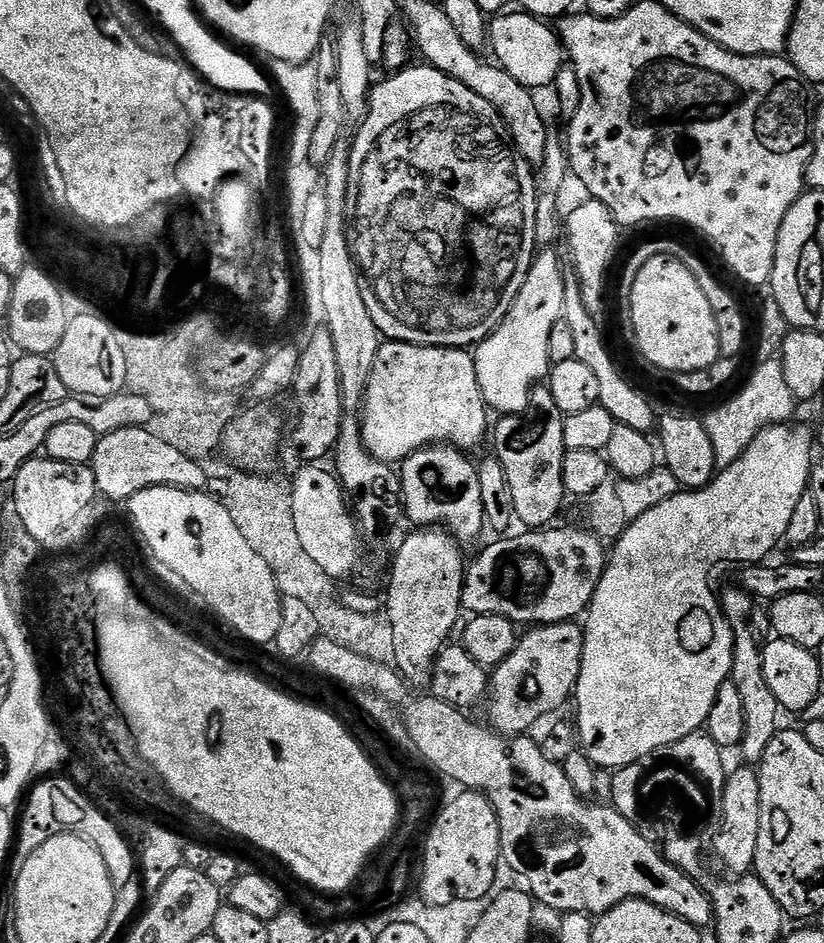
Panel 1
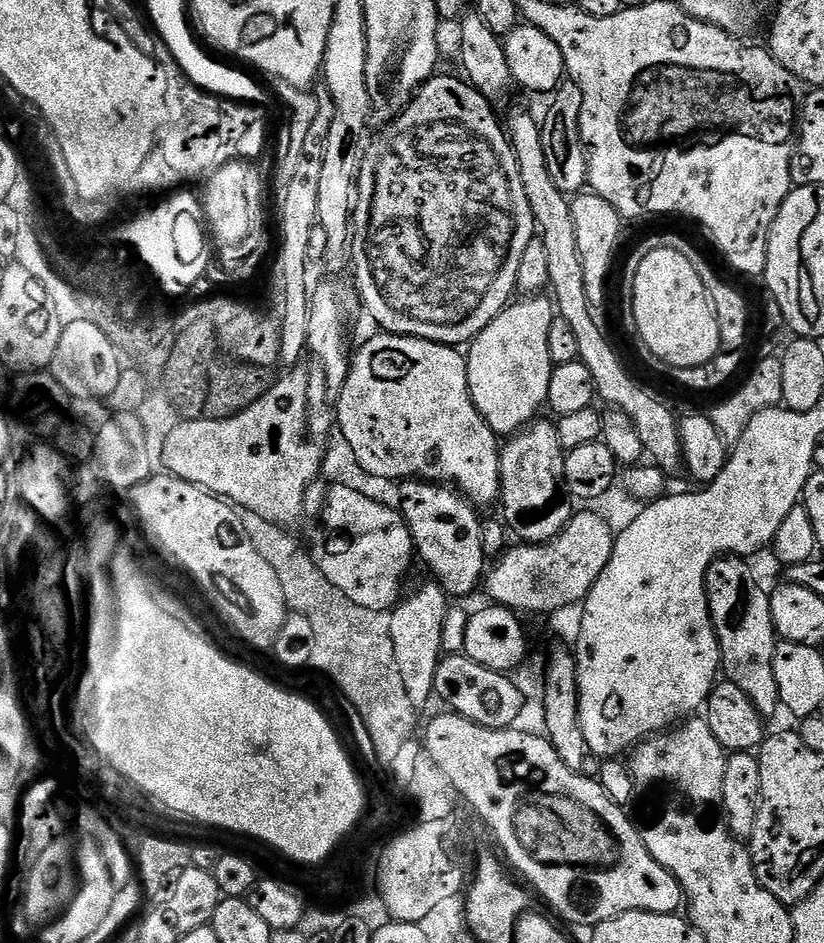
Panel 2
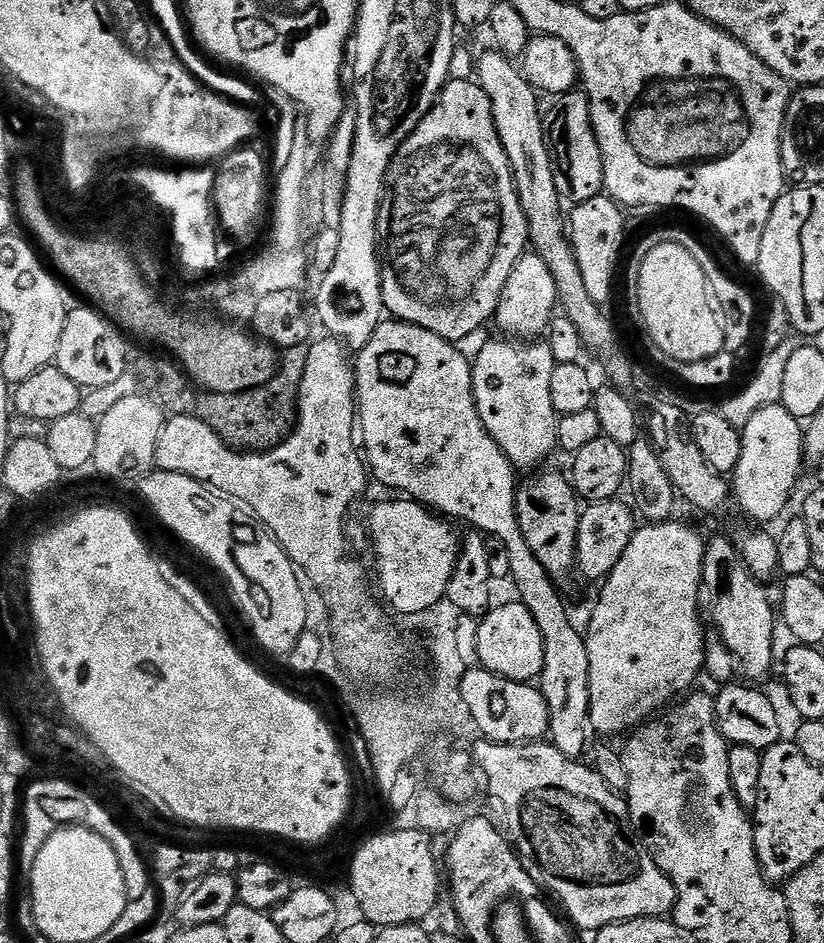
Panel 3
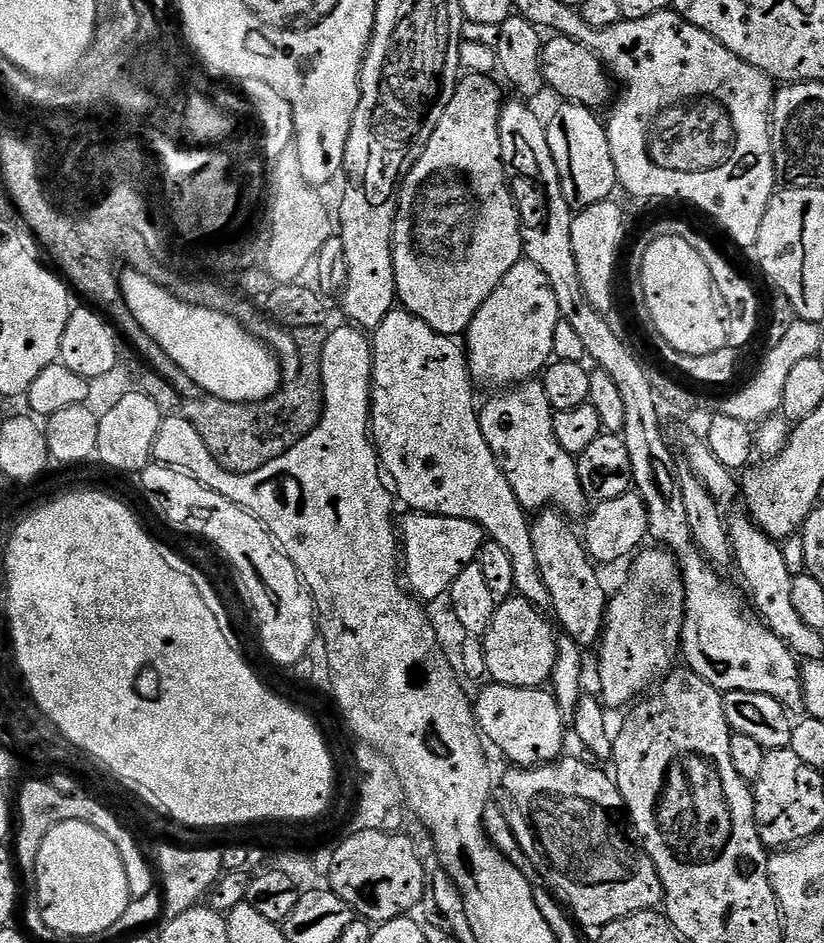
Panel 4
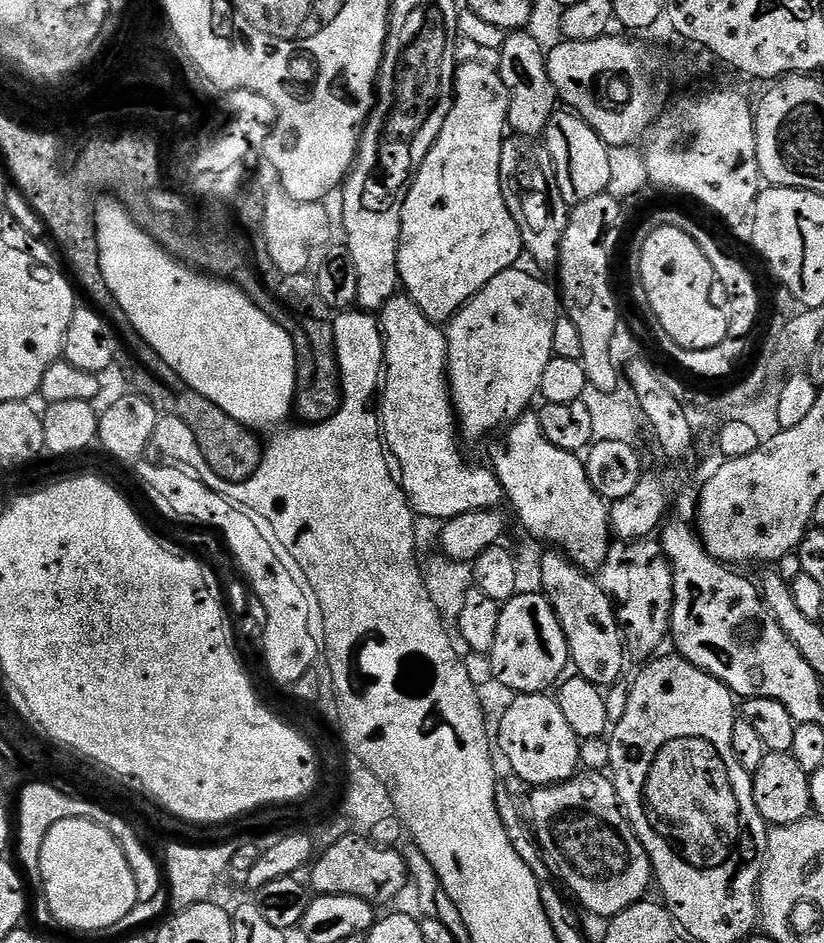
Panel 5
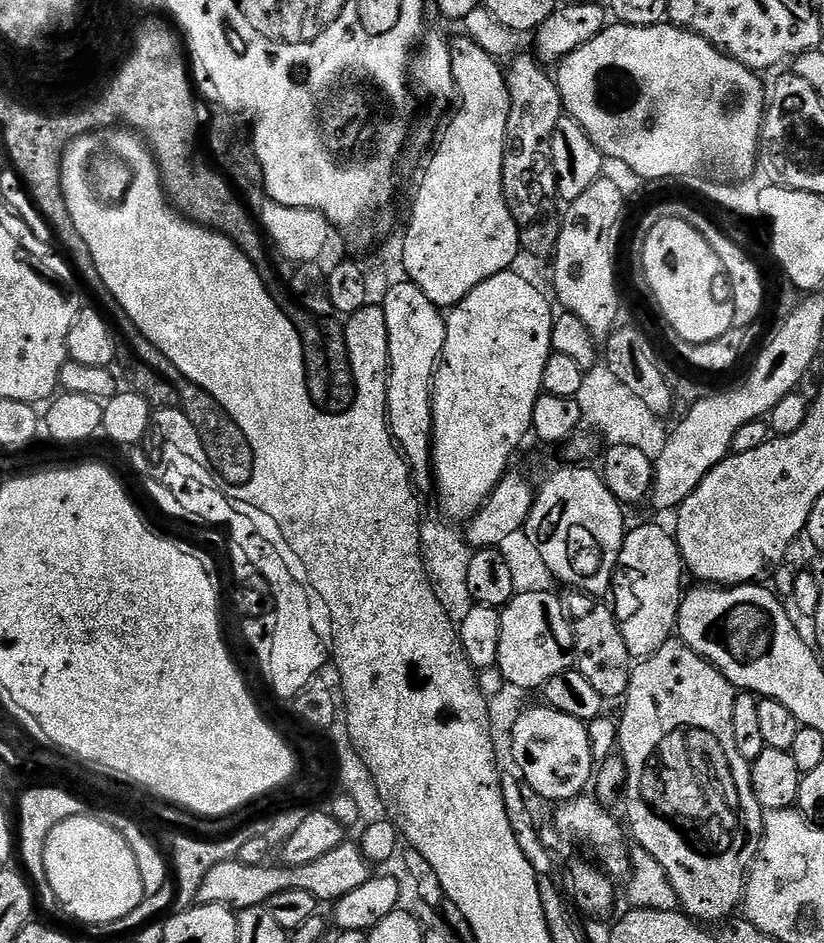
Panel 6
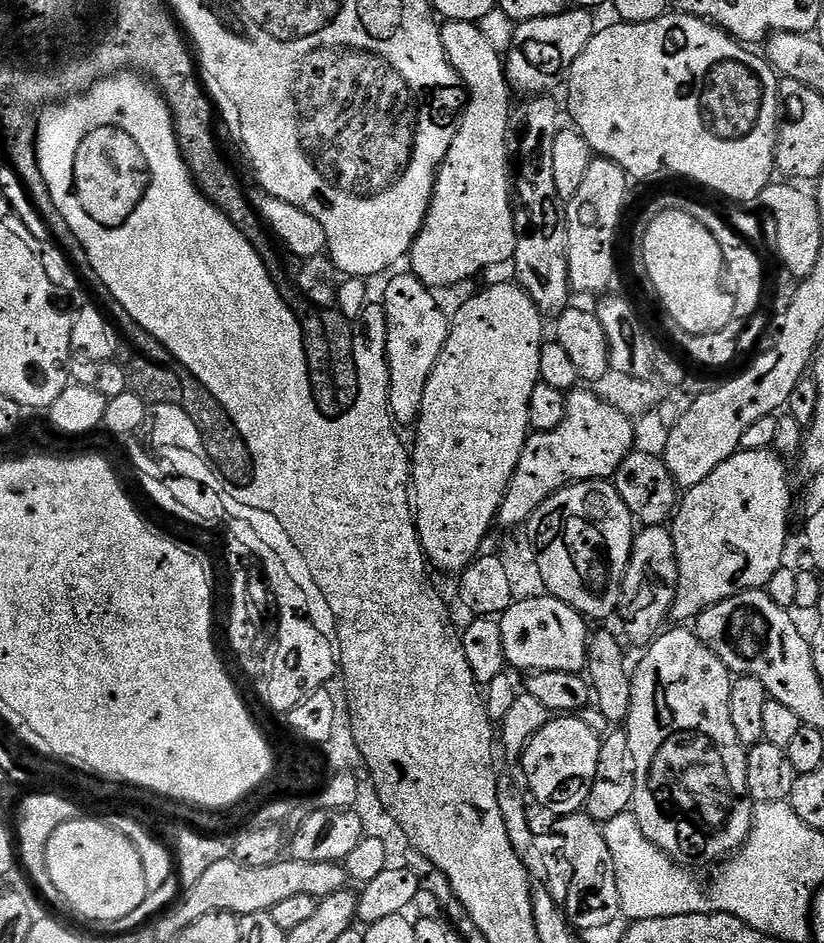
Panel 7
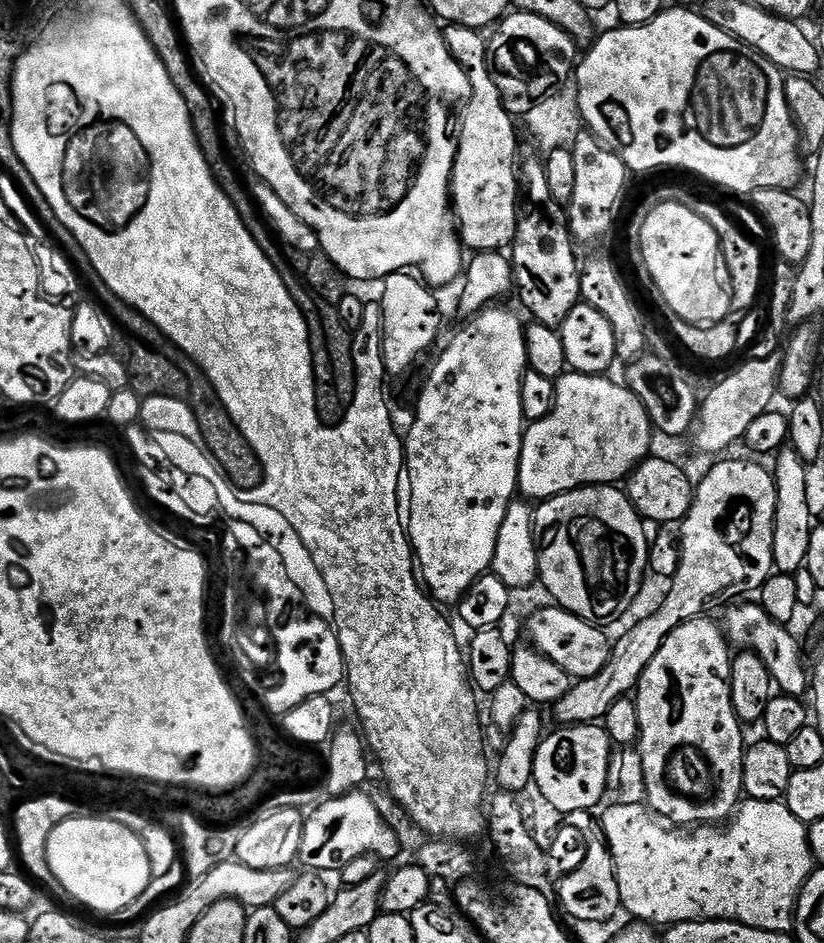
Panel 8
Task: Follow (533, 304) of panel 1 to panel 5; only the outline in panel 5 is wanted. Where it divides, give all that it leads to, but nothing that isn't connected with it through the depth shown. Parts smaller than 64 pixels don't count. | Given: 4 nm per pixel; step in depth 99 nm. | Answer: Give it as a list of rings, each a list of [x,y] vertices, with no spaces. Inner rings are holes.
[[[532,410],[504,434],[492,448],[490,467],[500,479],[507,503],[512,503],[521,526],[534,539],[545,540],[548,546],[563,552],[582,571],[599,573],[610,559],[608,547],[614,544],[612,517],[609,501],[603,500],[590,484],[583,459],[577,453],[558,450],[546,439],[539,415]]]

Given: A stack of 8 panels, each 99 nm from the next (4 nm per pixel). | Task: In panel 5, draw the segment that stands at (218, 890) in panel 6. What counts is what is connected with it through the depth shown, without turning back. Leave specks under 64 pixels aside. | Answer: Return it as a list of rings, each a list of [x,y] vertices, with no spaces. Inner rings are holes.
[[[360,834],[339,839],[330,850],[315,857],[311,868],[311,891],[322,896],[357,896],[363,900],[379,902],[394,899],[410,884],[407,864],[401,853],[395,847],[381,847]]]

